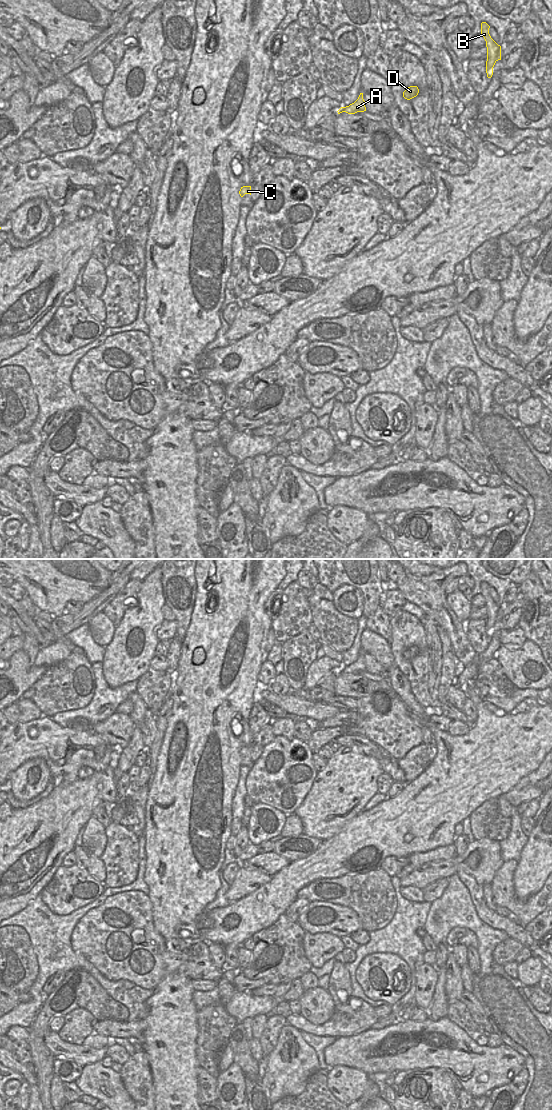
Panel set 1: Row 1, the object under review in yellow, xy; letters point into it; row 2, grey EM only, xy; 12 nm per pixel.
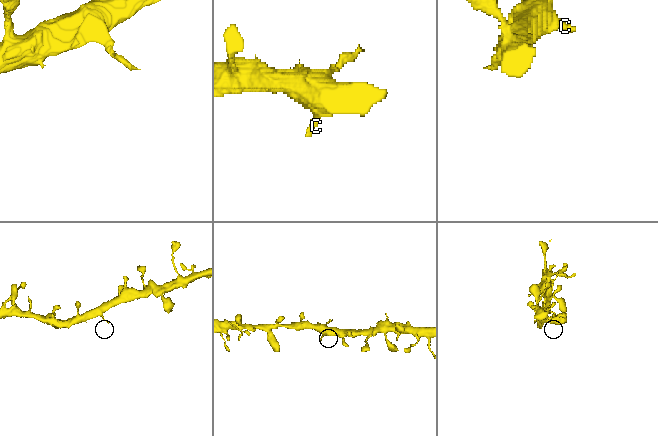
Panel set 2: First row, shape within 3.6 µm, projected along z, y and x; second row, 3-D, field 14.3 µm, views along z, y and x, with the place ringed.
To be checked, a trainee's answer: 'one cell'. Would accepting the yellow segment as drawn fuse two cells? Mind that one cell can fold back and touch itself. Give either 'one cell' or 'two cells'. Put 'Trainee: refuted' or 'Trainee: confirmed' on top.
Trainee: confirmed
one cell

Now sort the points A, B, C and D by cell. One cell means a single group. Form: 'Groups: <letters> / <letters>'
Groups: A B C D.

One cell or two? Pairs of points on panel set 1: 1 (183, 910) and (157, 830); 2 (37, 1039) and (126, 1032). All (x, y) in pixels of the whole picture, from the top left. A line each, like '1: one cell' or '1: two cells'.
1: one cell
2: two cells

